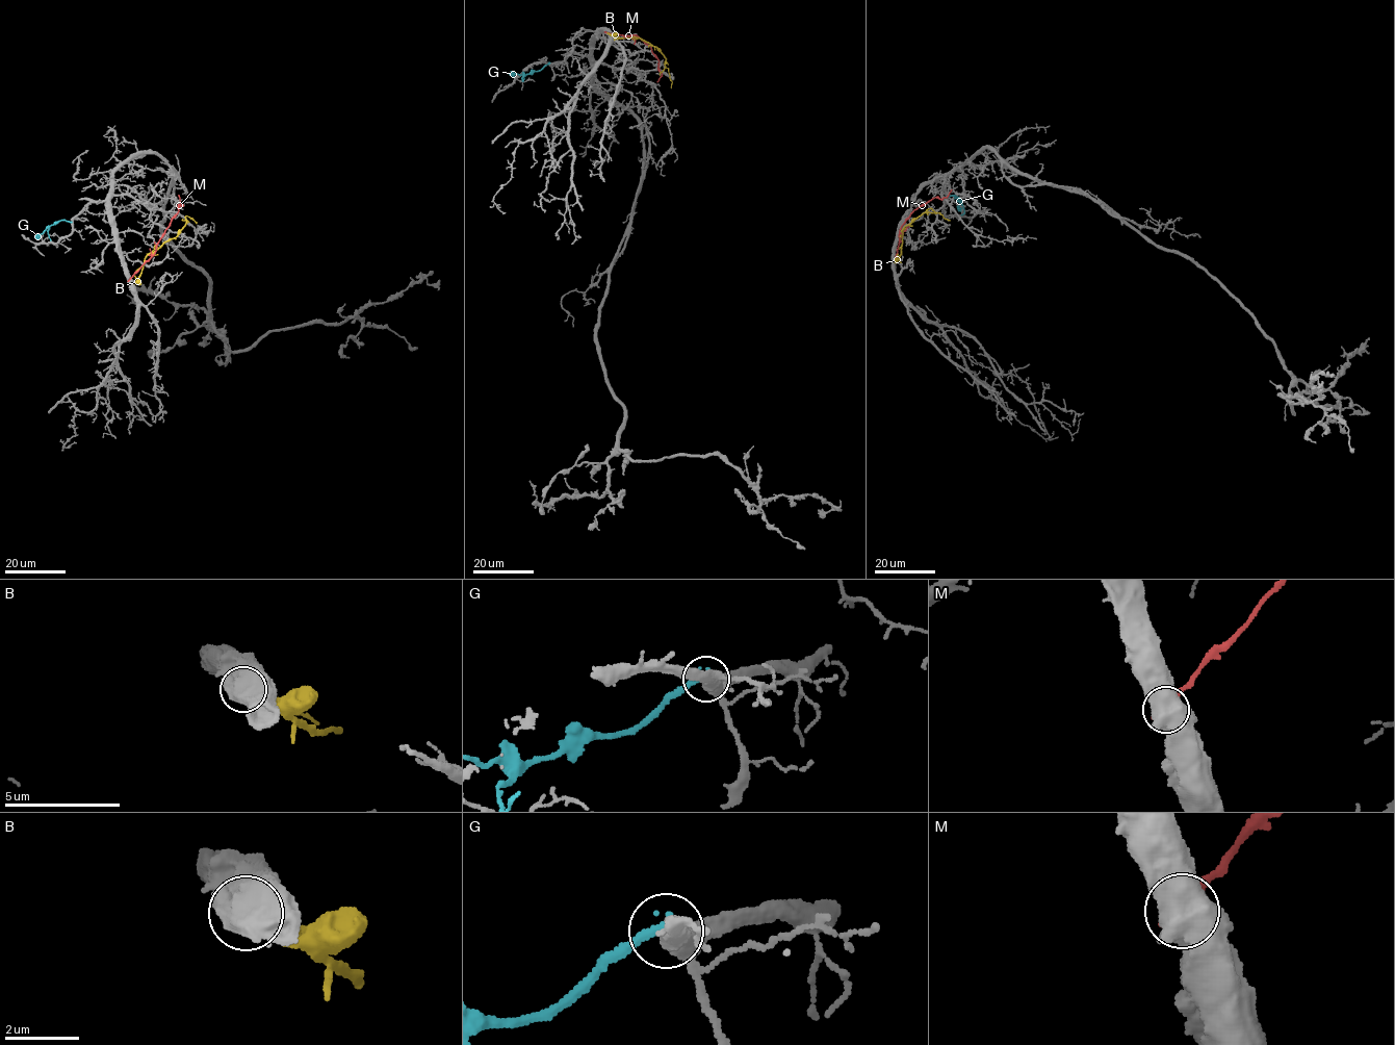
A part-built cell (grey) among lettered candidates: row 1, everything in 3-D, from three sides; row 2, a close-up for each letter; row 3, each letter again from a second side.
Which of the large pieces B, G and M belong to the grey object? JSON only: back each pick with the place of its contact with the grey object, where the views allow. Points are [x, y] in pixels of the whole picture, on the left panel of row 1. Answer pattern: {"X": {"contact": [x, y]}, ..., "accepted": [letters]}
{"accepted": []}

